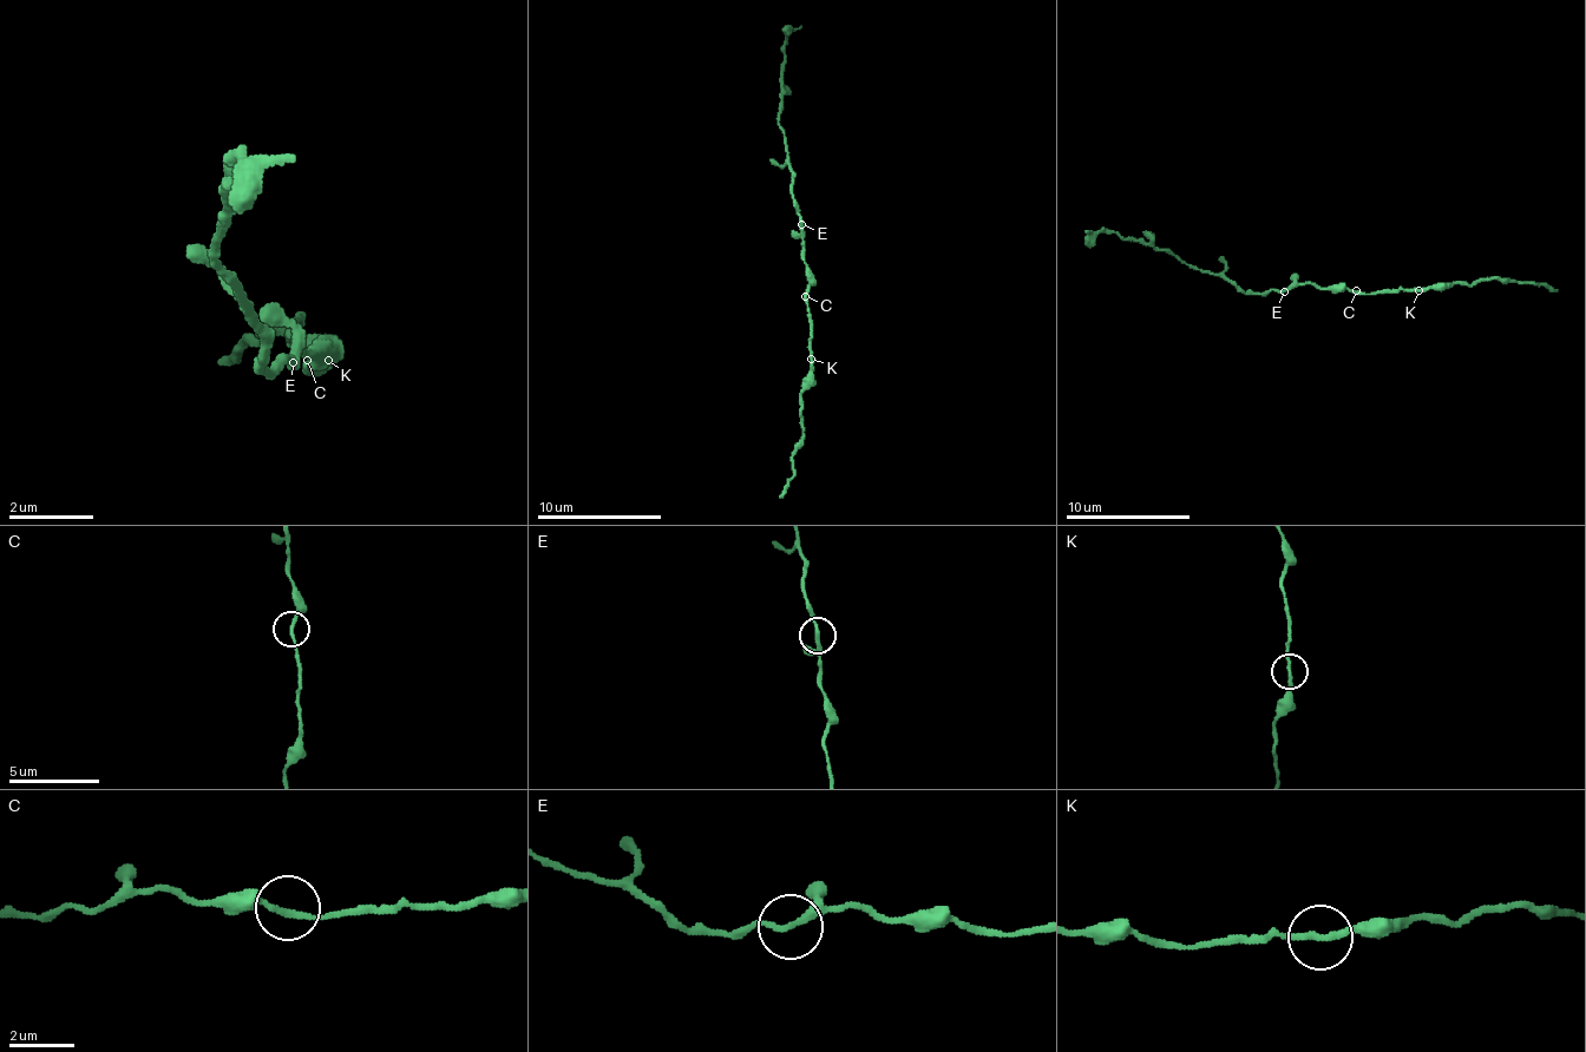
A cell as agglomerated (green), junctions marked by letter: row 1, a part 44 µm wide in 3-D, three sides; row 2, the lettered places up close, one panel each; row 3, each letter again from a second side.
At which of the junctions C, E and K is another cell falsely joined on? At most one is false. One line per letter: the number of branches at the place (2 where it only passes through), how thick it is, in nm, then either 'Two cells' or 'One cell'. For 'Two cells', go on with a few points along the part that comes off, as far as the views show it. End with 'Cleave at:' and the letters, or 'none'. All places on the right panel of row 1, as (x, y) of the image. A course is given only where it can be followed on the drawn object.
C: Branches: 2. Thickness 190 nm. One cell
E: Branches: 2. Thickness 200 nm. One cell
K: Branches: 2. Thickness 200 nm. One cell
Cleave at: none

